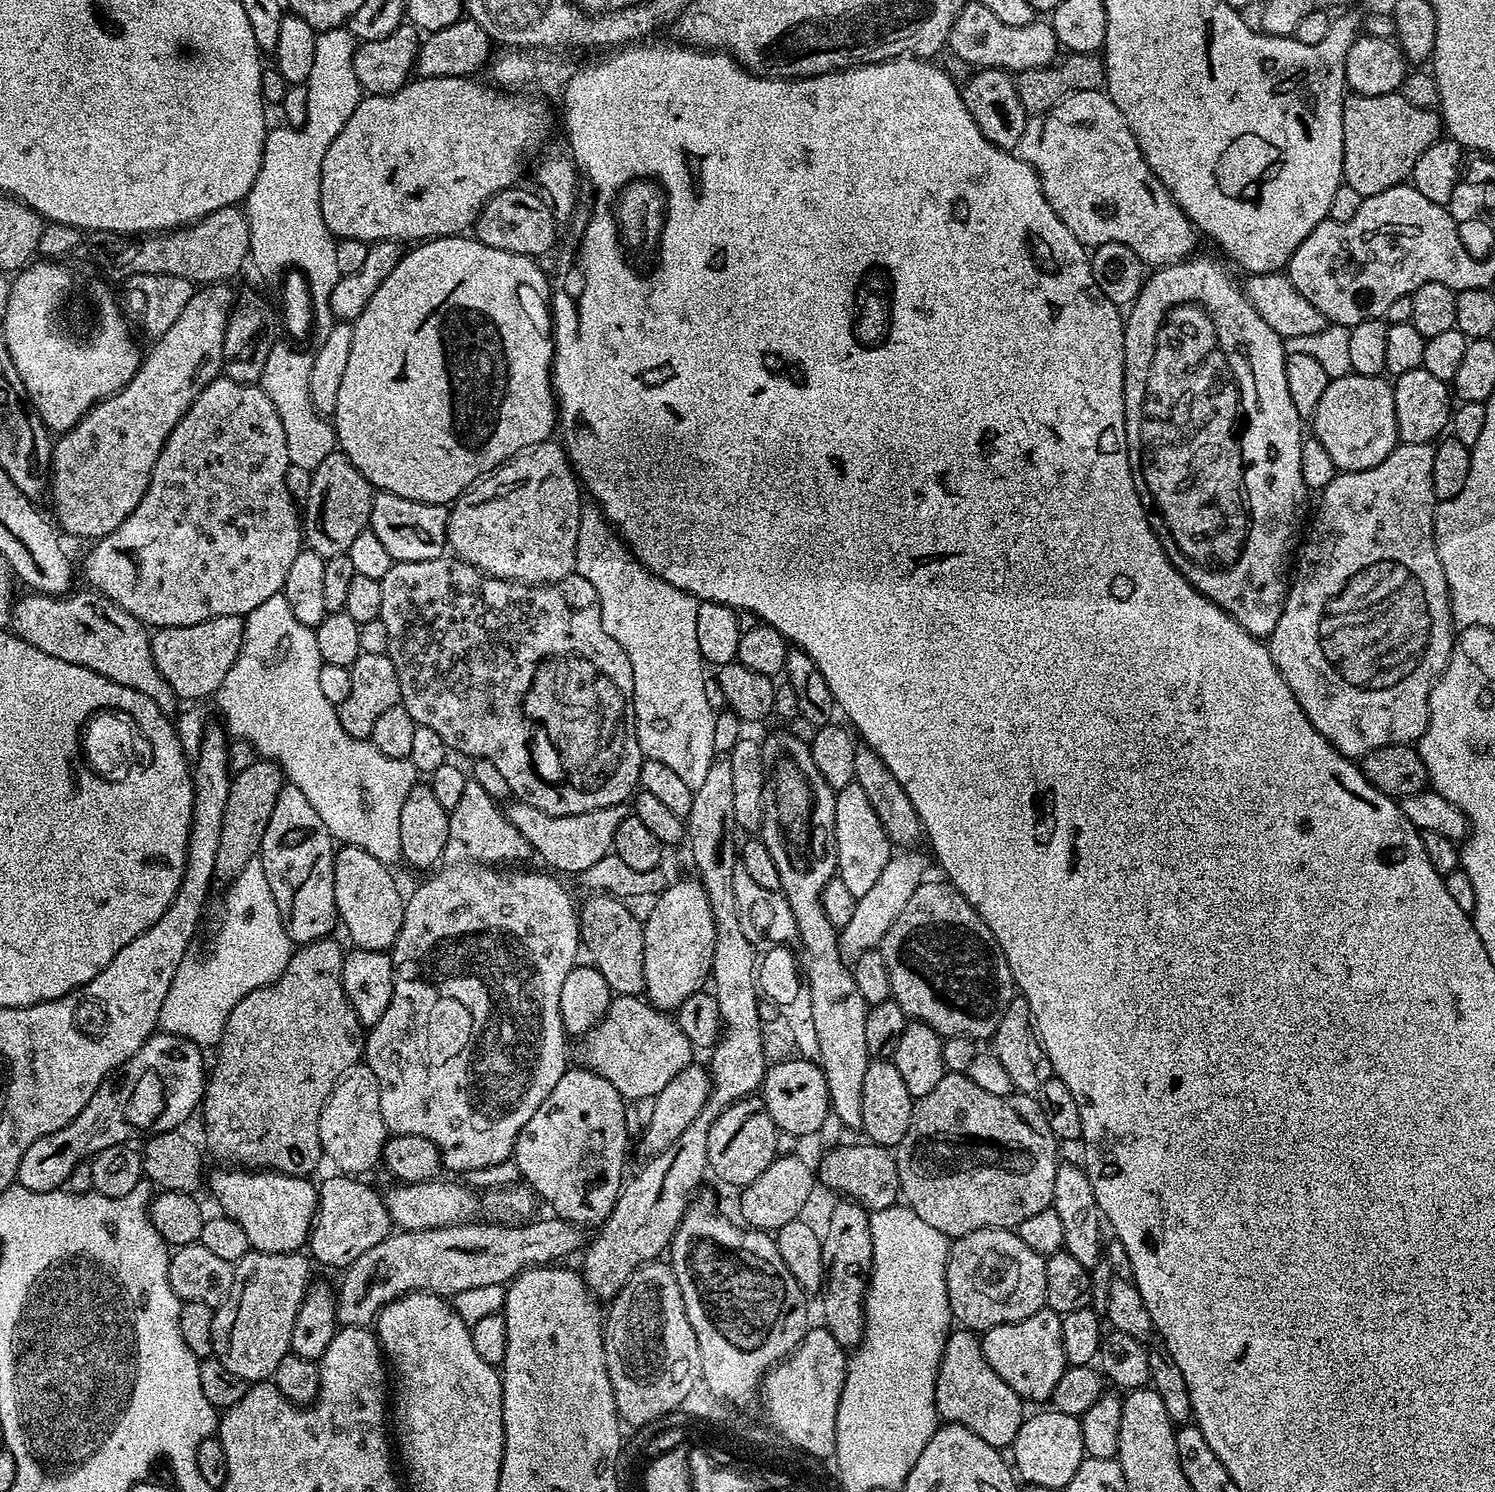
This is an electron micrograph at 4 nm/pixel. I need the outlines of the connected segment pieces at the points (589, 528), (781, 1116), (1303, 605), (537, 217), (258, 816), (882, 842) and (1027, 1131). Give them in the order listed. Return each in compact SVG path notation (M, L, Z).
M581 507L578 546L576 547L575 575L586 578L594 590L598 590L598 602L602 610L602 626L630 658L630 670L634 678L632 705L636 715L636 737L640 751L649 760L670 766L686 786L696 789L706 782L706 770L710 770L717 755L714 750L714 722L716 713L706 703L703 680L706 665L698 650L698 601L689 592L670 586L658 578L628 550L617 529L604 518L599 507Z
M803 1058L769 1063L764 1074L762 1099L777 1129L798 1138L812 1136L827 1120L830 1120L830 1101L824 1070L819 1063Z
M1401 442L1397 443L1396 449L1390 454L1386 454L1386 458L1382 458L1382 462L1378 462L1378 466L1370 466L1370 470L1337 474L1319 493L1320 505L1316 508L1316 517L1313 518L1312 525L1311 520L1307 525L1306 535L1298 548L1300 561L1296 564L1296 577L1291 577L1288 585L1288 596L1282 606L1282 618L1278 618L1278 626L1274 626L1271 636L1266 640L1274 666L1278 666L1286 686L1290 686L1294 698L1298 698L1298 706L1302 706L1306 718L1310 718L1314 730L1318 730L1318 734L1322 734L1322 738L1326 738L1330 746L1334 746L1343 756L1349 758L1363 758L1370 750L1378 750L1382 746L1415 745L1419 742L1428 725L1428 695L1434 682L1446 670L1448 659L1452 656L1452 607L1448 597L1446 574L1442 574L1442 562L1438 562L1438 550L1432 537L1438 503L1434 494L1433 474L1433 445L1408 445Z
M520 187L507 188L488 199L474 225L474 236L486 246L494 246L494 250L541 258L556 244L558 223L541 196Z
M258 758L246 770L232 777L230 794L226 798L226 810L222 814L222 838L218 842L218 858L214 858L215 879L231 882L246 868L250 861L257 859L262 846L262 834L270 823L270 814L278 802L278 794L284 788L286 777L280 765L274 760Z
M853 782L837 791L834 828L838 846L836 859L838 878L846 882L846 890L850 890L850 894L859 898L873 888L874 881L882 875L882 869L894 854L894 846L888 840L886 830L882 828L882 822L878 820L878 814L874 812L874 806L866 798L862 786Z
M945 1071L942 1082L930 1090L930 1094L919 1097L915 1101L912 1109L912 1121L910 1130L906 1130L906 1138L896 1145L894 1155L898 1166L898 1178L900 1179L900 1194L903 1203L918 1214L918 1218L923 1218L929 1226L934 1226L934 1230L942 1230L942 1234L949 1238L965 1236L974 1230L983 1228L1007 1228L1014 1230L1026 1218L1031 1218L1033 1214L1042 1214L1042 1210L1051 1208L1054 1198L1054 1174L1058 1157L1056 1157L1056 1147L1058 1141L1055 1134L1050 1130L1050 1125L1046 1122L1046 1114L1042 1114L1040 1101L1032 1094L1013 1094L1011 1096L999 1096L989 1094L982 1090L975 1082L963 1072Z

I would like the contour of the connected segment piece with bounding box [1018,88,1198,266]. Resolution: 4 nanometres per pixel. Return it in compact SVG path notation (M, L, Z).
M1095 88L1094 90L1075 92L1067 96L1058 106L1054 106L1037 116L1029 115L1026 130L1022 130L1018 155L1021 160L1025 160L1038 174L1046 202L1050 202L1054 214L1058 214L1058 218L1062 218L1062 222L1066 222L1066 230L1070 230L1070 234L1074 234L1074 238L1078 238L1080 244L1095 246L1118 242L1122 246L1130 246L1130 250L1134 250L1134 254L1138 254L1138 258L1145 266L1174 264L1178 260L1187 260L1189 256L1197 251L1197 229L1192 221L1189 220L1187 214L1176 205L1174 198L1166 190L1166 186L1154 174L1154 170L1150 170L1150 166L1146 162L1146 158L1130 130L1130 126L1126 126L1126 118L1122 118L1122 110L1118 110L1118 106L1114 106L1114 102L1108 97L1107 91Z

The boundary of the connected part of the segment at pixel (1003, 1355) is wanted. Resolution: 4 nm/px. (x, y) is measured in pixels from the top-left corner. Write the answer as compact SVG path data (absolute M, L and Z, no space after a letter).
M1042 1307L1030 1318L1022 1318L1018 1322L1010 1322L1002 1326L994 1326L983 1333L980 1345L986 1362L1025 1402L1031 1400L1051 1401L1054 1386L1058 1386L1058 1378L1062 1378L1064 1369L1069 1367L1068 1359L1062 1350L1061 1313L1050 1307Z

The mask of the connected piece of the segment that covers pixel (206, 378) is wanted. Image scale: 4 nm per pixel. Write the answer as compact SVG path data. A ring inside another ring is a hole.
M227 283L210 284L201 287L199 290L193 291L190 302L186 302L186 306L182 310L182 314L178 314L174 326L170 326L170 330L166 330L166 334L155 337L153 346L149 352L143 353L140 361L140 368L134 374L134 378L130 378L130 382L120 392L115 392L112 396L107 396L105 400L101 400L96 404L82 419L68 432L63 433L53 443L52 446L52 475L50 477L50 500L52 496L52 504L56 507L55 523L58 525L61 533L69 532L72 536L81 536L87 542L95 542L100 537L110 534L118 526L122 526L122 522L134 510L134 506L138 506L138 502L142 498L142 494L146 494L148 483L152 477L154 470L154 462L158 462L158 454L162 450L162 446L170 438L170 434L174 430L174 426L178 426L180 419L186 414L186 410L190 410L190 406L198 398L198 394L202 394L202 390L206 390L206 386L214 379L217 379L222 372L222 361L220 351L224 345L224 335L226 334L226 326L228 325L228 317L234 307L232 301L232 292Z

